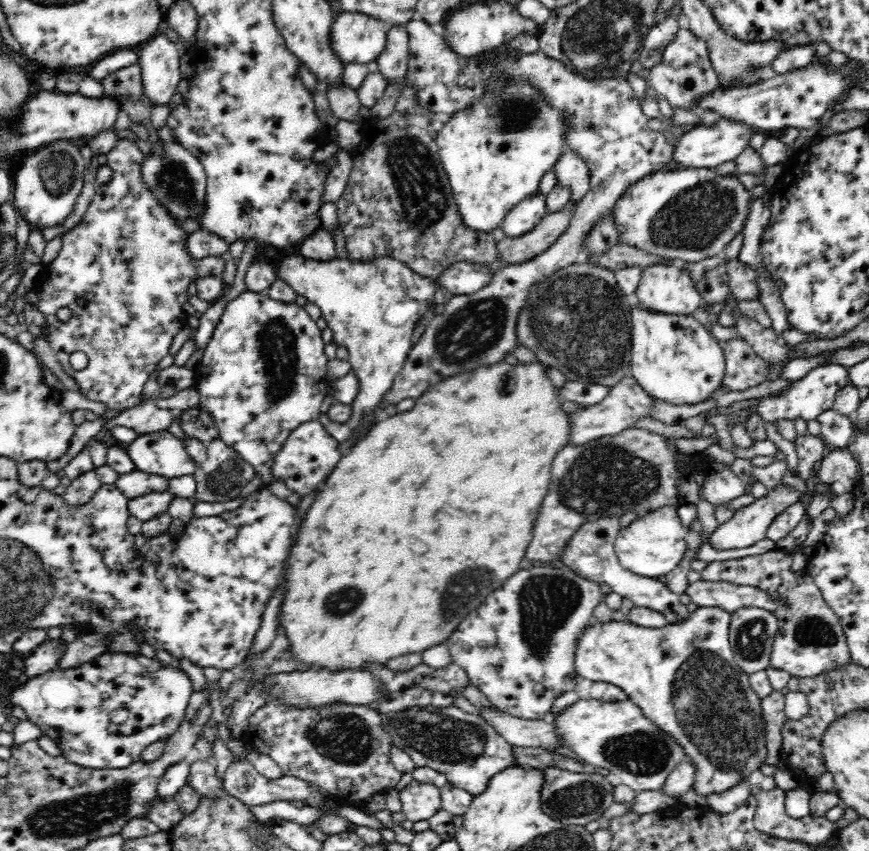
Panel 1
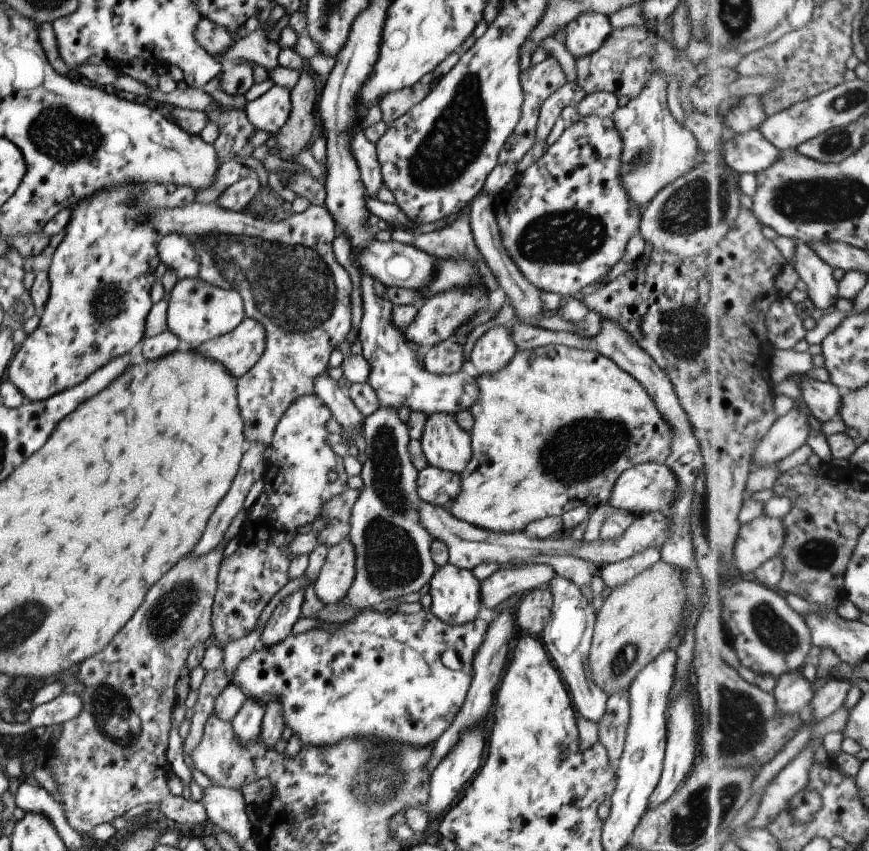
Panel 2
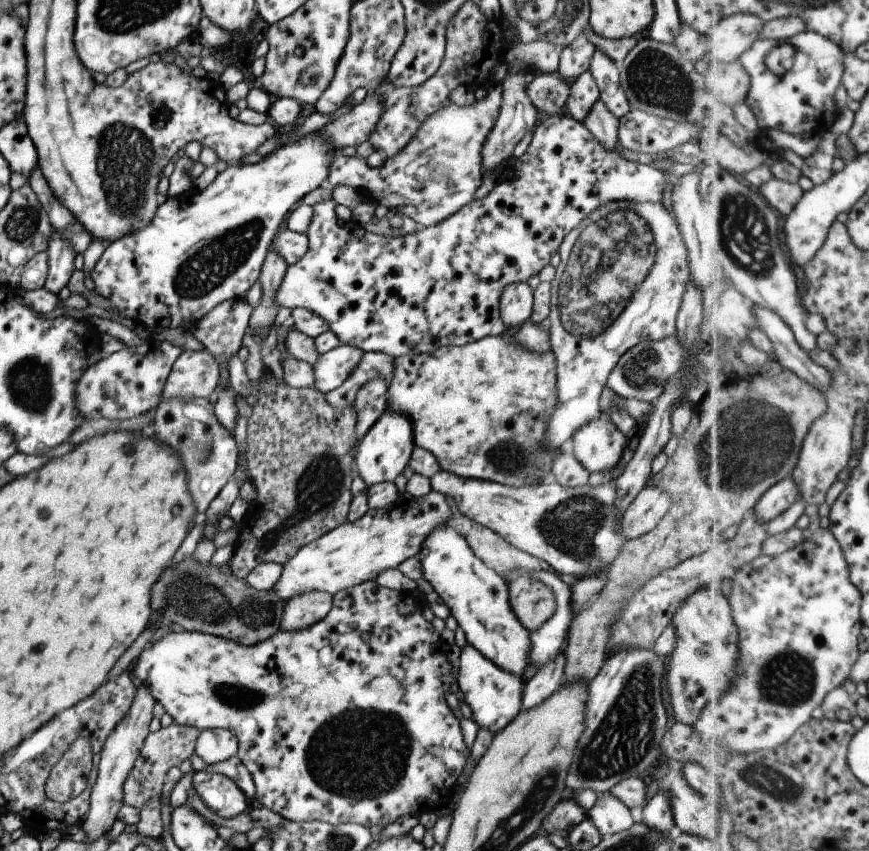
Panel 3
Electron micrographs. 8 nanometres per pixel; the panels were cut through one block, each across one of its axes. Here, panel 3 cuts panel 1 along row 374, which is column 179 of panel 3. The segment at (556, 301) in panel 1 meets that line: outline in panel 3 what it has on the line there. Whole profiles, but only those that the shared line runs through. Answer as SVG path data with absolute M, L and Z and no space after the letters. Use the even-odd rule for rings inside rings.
M183 564L175 566L175 568L167 568L163 576L157 578L157 582L151 586L151 610L161 612L161 618L157 625L151 625L143 629L135 642L123 652L123 656L119 656L119 660L113 664L111 670L105 676L107 680L115 680L121 673L126 672L129 662L133 658L137 658L148 644L151 638L152 630L155 630L163 623L173 623L179 627L181 631L197 631L227 640L236 642L238 645L255 645L259 641L264 641L272 636L280 628L280 618L285 602L271 590L258 591L247 584L245 579L231 580L231 590L229 590L229 598L223 590L219 590L213 584L201 584L199 576L195 576L195 572L185 570Z

